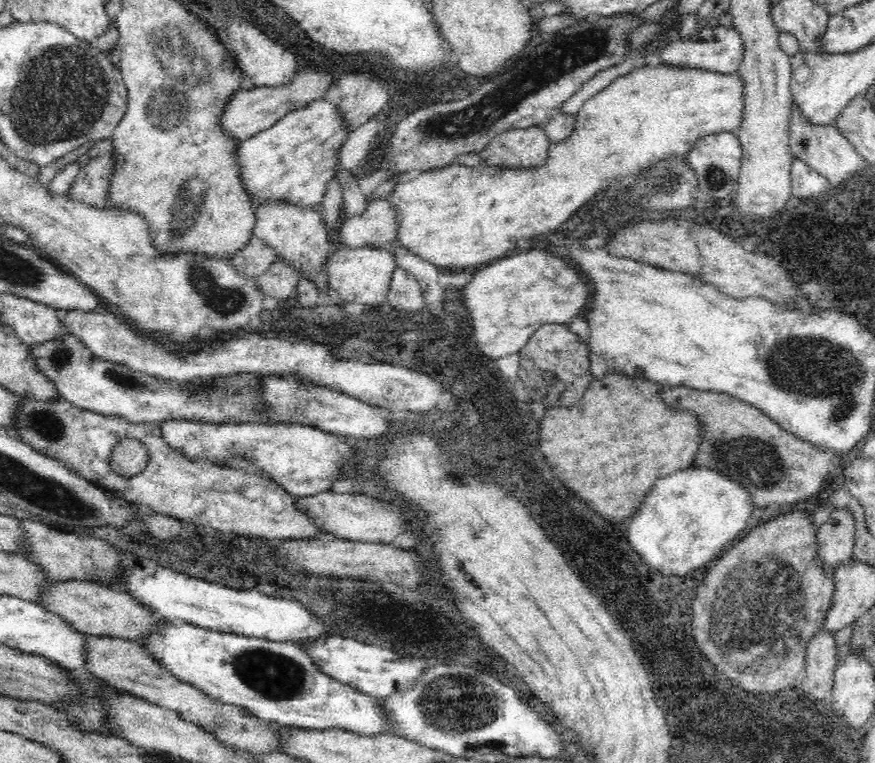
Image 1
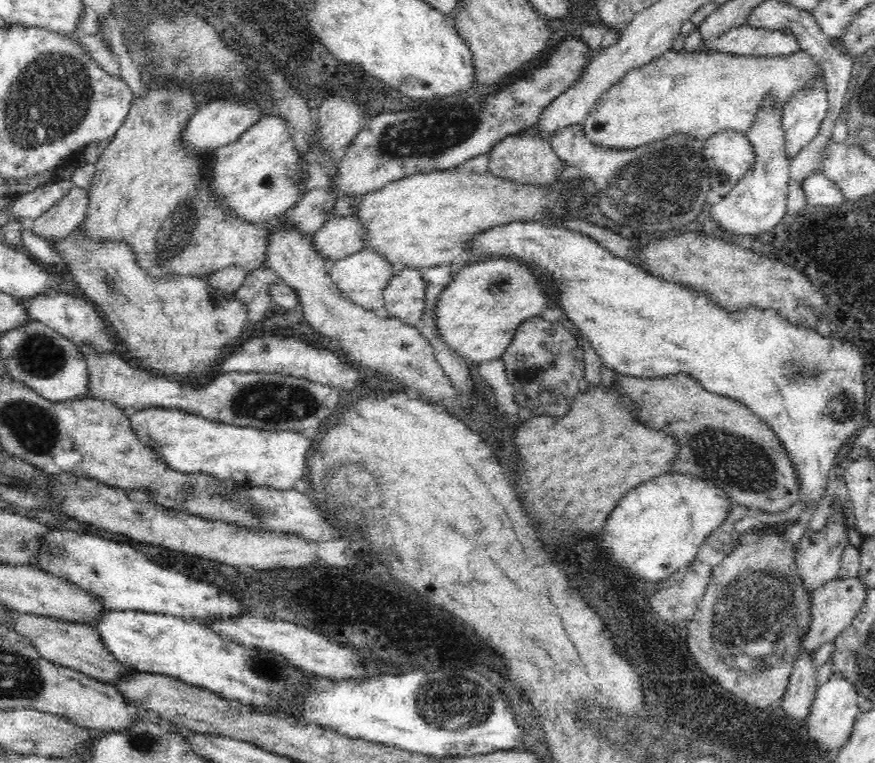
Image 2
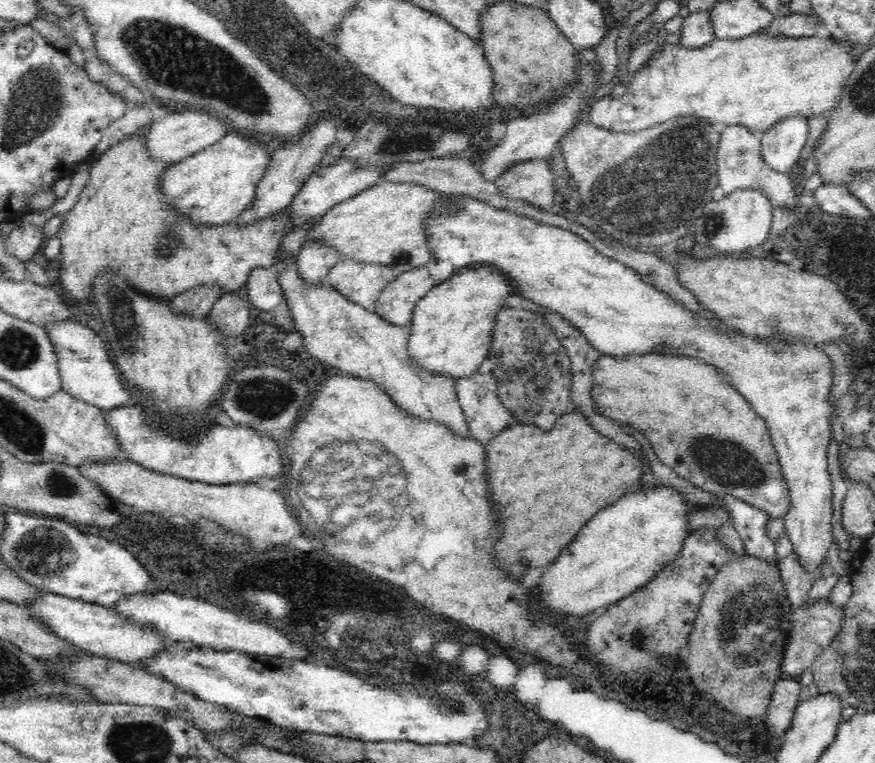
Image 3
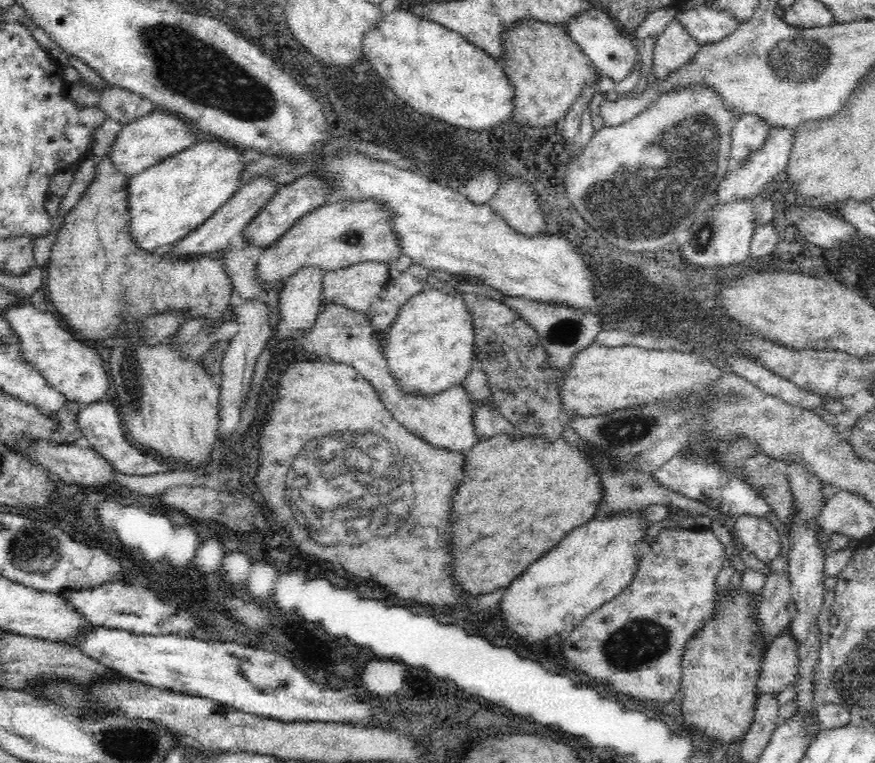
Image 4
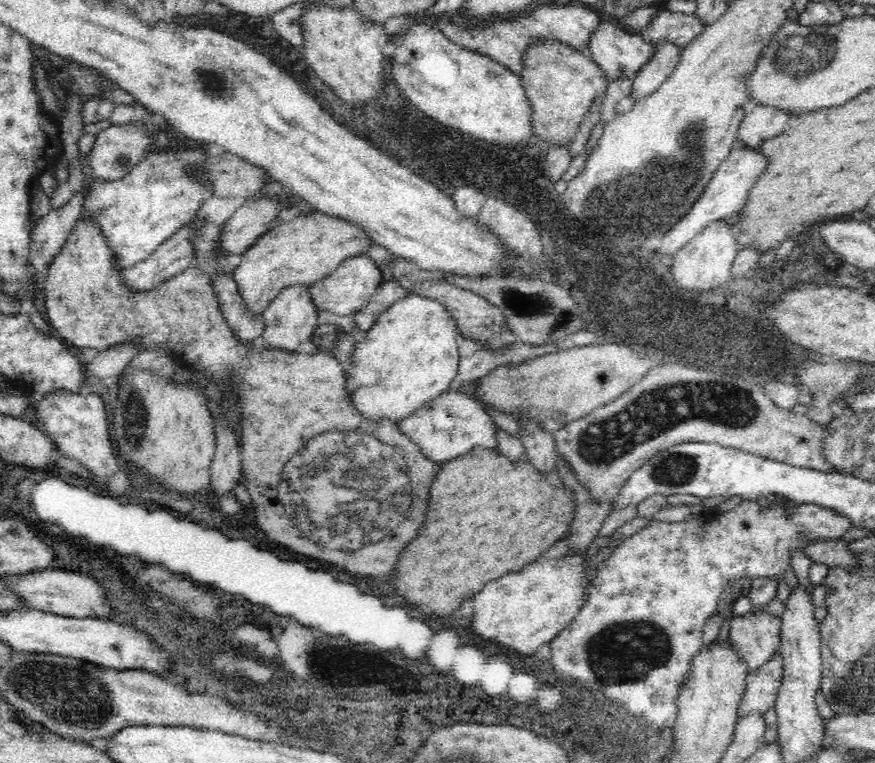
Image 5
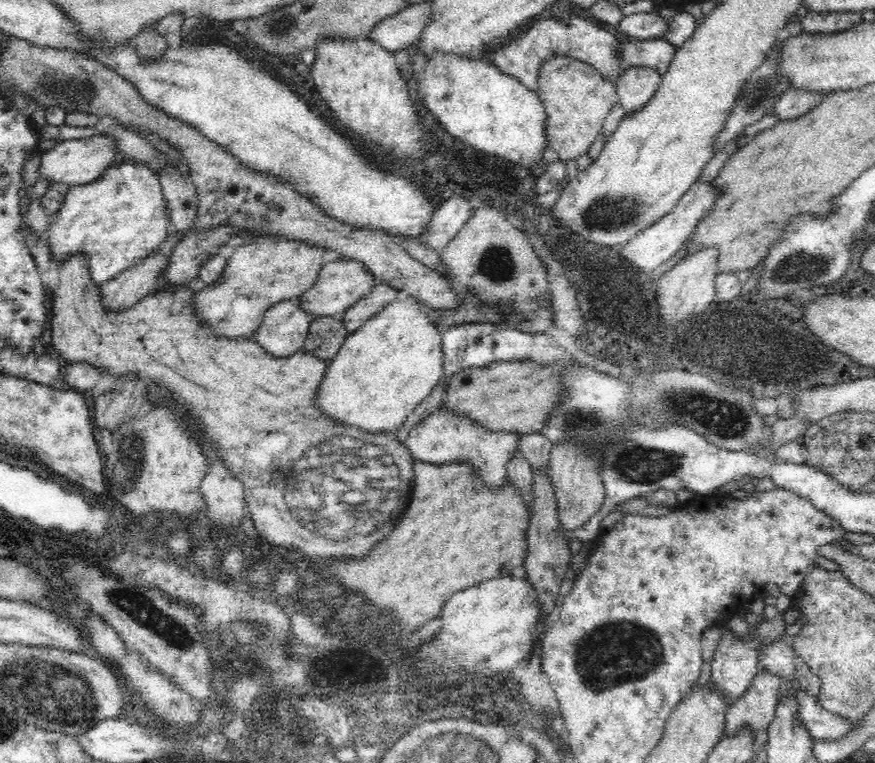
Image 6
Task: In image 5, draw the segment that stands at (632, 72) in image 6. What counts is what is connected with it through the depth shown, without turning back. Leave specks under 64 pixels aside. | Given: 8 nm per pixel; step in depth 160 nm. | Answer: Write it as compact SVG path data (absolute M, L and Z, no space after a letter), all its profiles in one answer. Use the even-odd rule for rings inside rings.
M660 42L655 46L656 56L636 74L636 77L632 78L629 95L632 98L632 103L654 94L660 84L672 75L678 65L682 48L666 42Z

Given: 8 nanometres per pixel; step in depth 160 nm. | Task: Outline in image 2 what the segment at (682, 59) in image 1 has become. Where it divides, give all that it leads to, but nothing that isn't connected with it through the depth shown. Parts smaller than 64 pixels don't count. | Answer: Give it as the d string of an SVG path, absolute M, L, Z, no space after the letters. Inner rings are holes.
M742 25L720 35L714 42L704 44L710 53L744 54L744 56L785 56L800 49L798 36L786 34L784 30L769 30Z

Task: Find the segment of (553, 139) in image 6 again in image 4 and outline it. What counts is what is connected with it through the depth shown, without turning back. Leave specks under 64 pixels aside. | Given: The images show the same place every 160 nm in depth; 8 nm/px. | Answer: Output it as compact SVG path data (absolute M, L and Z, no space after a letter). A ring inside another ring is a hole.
M520 21L504 35L504 69L516 93L513 120L530 128L557 126L583 90L598 77L597 69L560 26L538 21Z

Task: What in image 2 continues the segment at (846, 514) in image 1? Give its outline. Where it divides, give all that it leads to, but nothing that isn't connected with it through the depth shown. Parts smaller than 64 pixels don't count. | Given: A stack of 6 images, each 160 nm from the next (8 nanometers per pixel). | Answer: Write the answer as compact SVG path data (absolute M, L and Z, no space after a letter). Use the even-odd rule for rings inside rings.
M839 511L835 515L830 516L825 530L807 531L801 538L800 542L795 545L795 559L798 565L800 579L803 588L811 593L820 589L824 584L837 579L838 570L840 570L842 554L844 548L848 546L846 530L844 528L844 514Z

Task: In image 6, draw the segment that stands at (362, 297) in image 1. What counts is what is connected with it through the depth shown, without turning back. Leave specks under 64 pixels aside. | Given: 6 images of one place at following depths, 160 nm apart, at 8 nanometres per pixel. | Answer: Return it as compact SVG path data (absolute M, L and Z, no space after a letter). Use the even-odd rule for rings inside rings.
M330 257L322 264L316 282L312 288L304 291L297 299L299 308L307 314L316 317L341 317L350 309L354 302L358 302L364 294L368 294L375 285L374 275L366 269L364 263L346 257Z

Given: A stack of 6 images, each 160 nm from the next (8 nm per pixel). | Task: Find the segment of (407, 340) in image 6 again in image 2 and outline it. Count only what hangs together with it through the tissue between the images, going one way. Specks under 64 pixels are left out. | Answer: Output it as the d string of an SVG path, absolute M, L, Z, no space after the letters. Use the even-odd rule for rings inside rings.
M481 259L460 269L444 286L434 302L434 323L443 342L470 366L500 359L516 326L549 305L553 306L543 279L528 265L514 259Z

